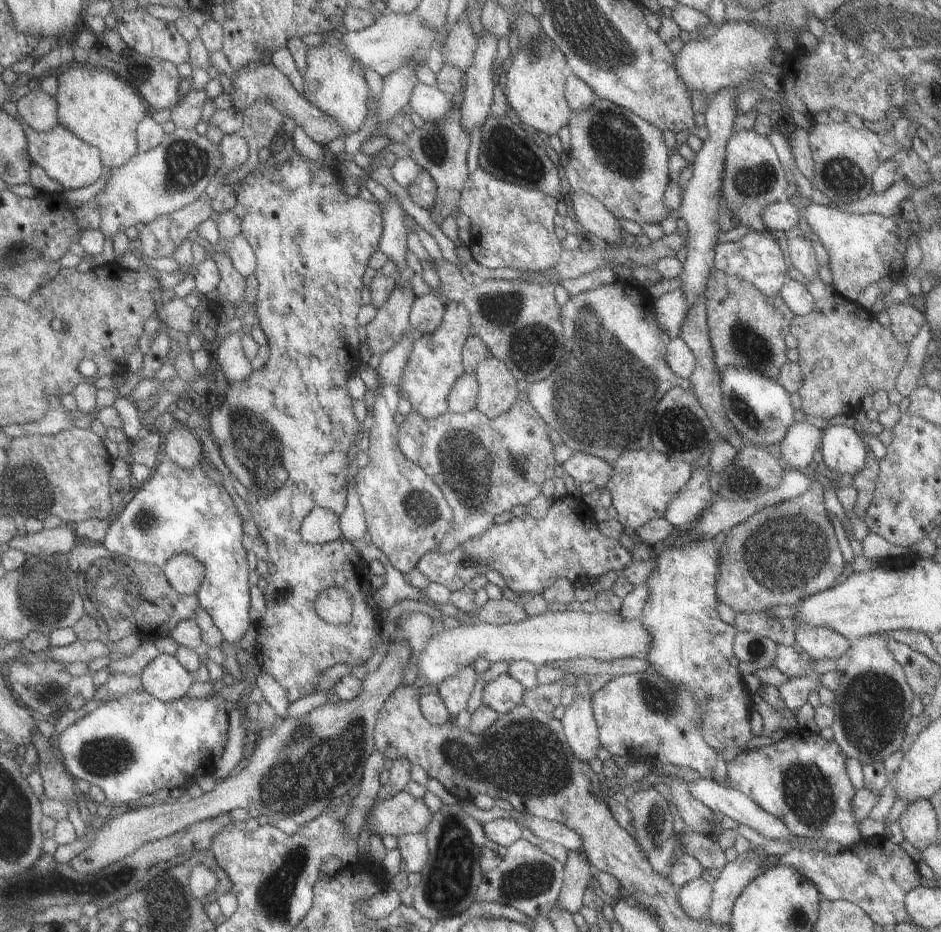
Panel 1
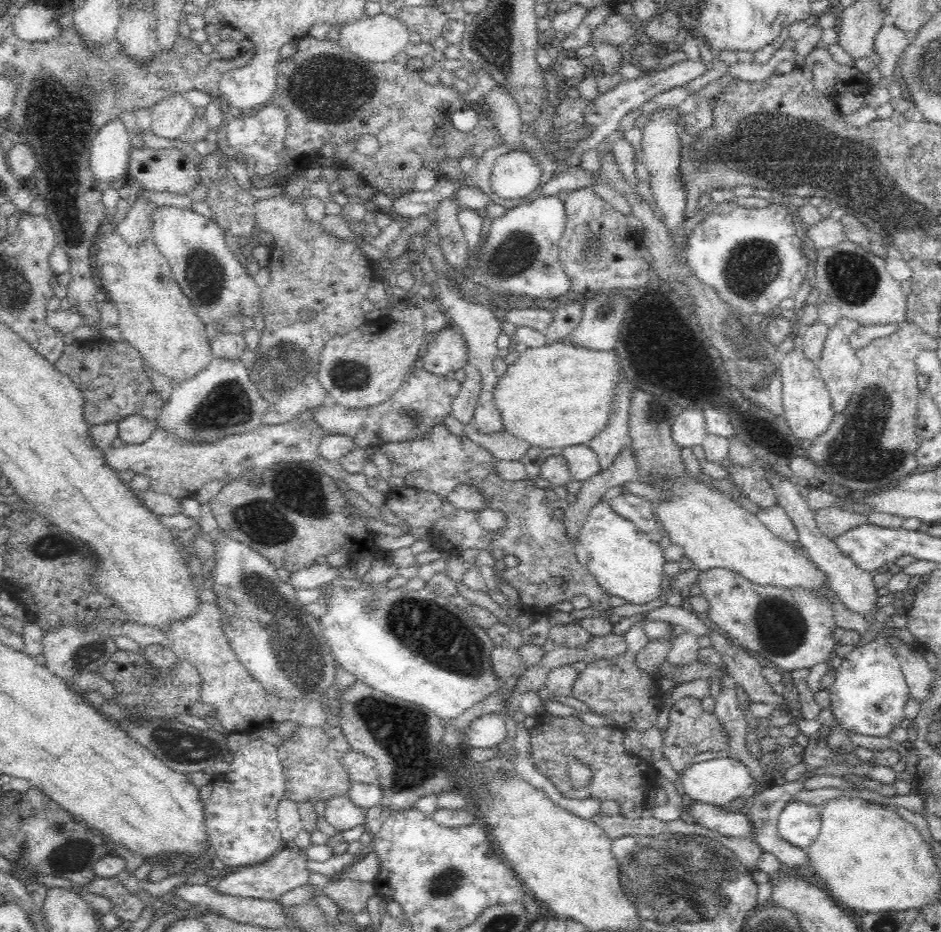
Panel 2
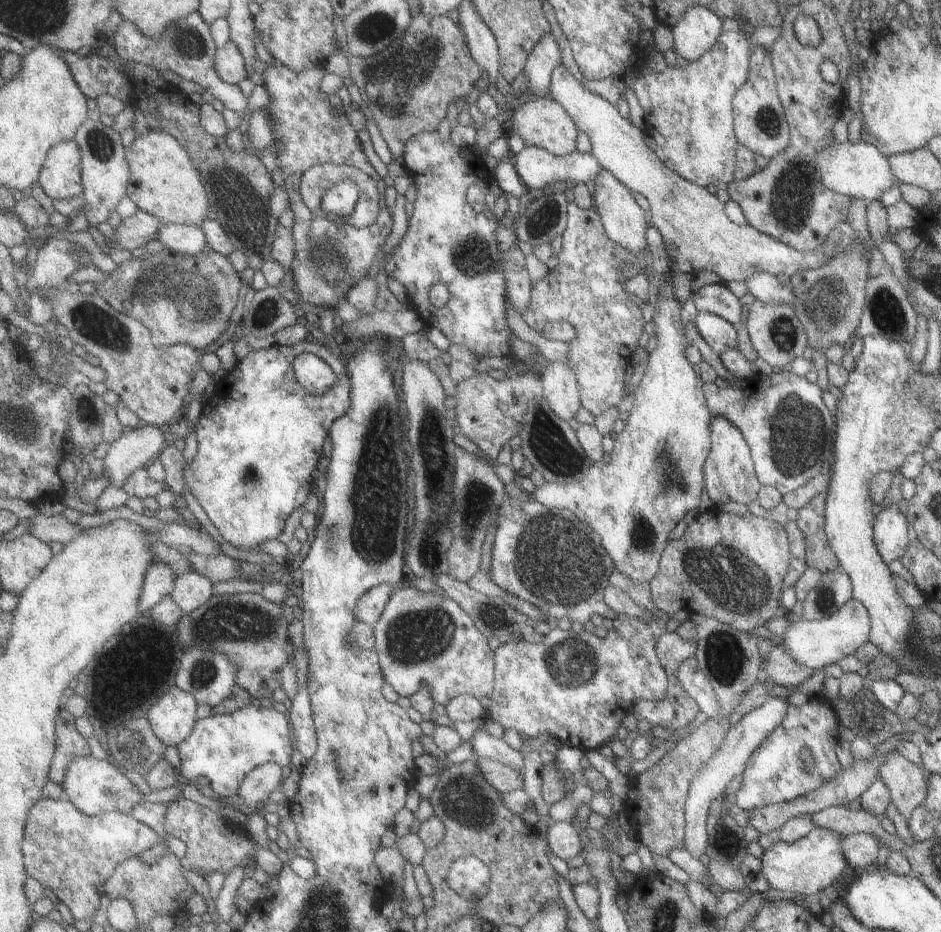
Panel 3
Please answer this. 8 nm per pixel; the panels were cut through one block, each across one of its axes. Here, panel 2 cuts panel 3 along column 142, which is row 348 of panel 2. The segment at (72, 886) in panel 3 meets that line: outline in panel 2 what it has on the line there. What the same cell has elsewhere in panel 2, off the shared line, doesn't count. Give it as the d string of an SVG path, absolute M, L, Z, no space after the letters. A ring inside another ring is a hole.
M846 317L840 318L838 322L830 326L824 348L822 348L822 356L817 365L821 379L825 382L831 398L832 412L836 415L846 410L860 377L861 360L857 358L857 352L849 344L850 335L856 327L857 322Z

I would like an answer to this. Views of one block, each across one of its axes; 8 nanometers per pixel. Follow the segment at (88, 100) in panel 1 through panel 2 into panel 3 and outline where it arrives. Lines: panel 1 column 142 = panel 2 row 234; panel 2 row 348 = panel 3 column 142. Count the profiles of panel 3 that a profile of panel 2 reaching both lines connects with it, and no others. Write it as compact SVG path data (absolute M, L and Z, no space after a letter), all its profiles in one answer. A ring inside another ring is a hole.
M148 129L145 134L134 137L133 142L125 147L131 174L127 197L141 211L159 218L165 224L202 226L211 216L210 196L186 148L177 138L164 131Z

